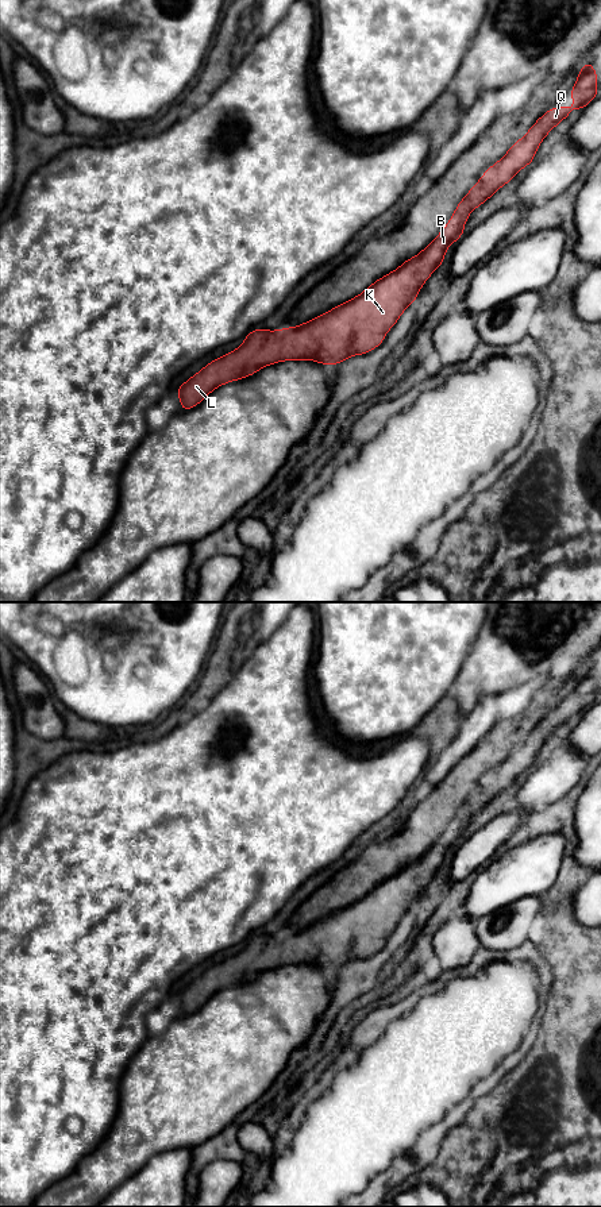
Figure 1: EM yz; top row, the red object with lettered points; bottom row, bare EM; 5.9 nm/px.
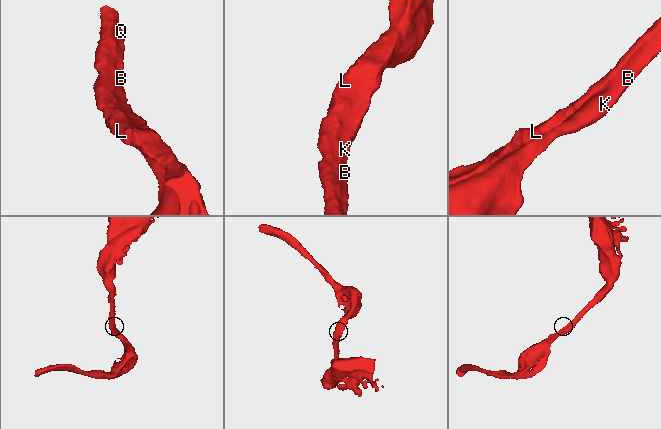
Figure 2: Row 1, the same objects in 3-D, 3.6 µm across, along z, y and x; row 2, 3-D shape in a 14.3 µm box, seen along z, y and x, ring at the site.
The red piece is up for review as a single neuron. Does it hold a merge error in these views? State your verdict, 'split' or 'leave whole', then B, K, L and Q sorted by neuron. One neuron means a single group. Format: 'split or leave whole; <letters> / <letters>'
leave whole; B K L Q

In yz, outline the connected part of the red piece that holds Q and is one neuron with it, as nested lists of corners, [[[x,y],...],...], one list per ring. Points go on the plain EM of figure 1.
[[[590,666],[579,675],[571,701],[575,712],[551,712],[538,724],[528,739],[485,776],[458,809],[448,829],[420,859],[371,888],[362,899],[308,928],[280,936],[255,933],[239,953],[212,965],[176,995],[181,1015],[192,1014],[217,991],[253,980],[267,969],[292,964],[338,969],[378,952],[404,914],[415,907],[427,883],[443,868],[447,852],[463,840],[470,817],[533,766],[543,743],[558,728],[598,701],[597,678]]]

